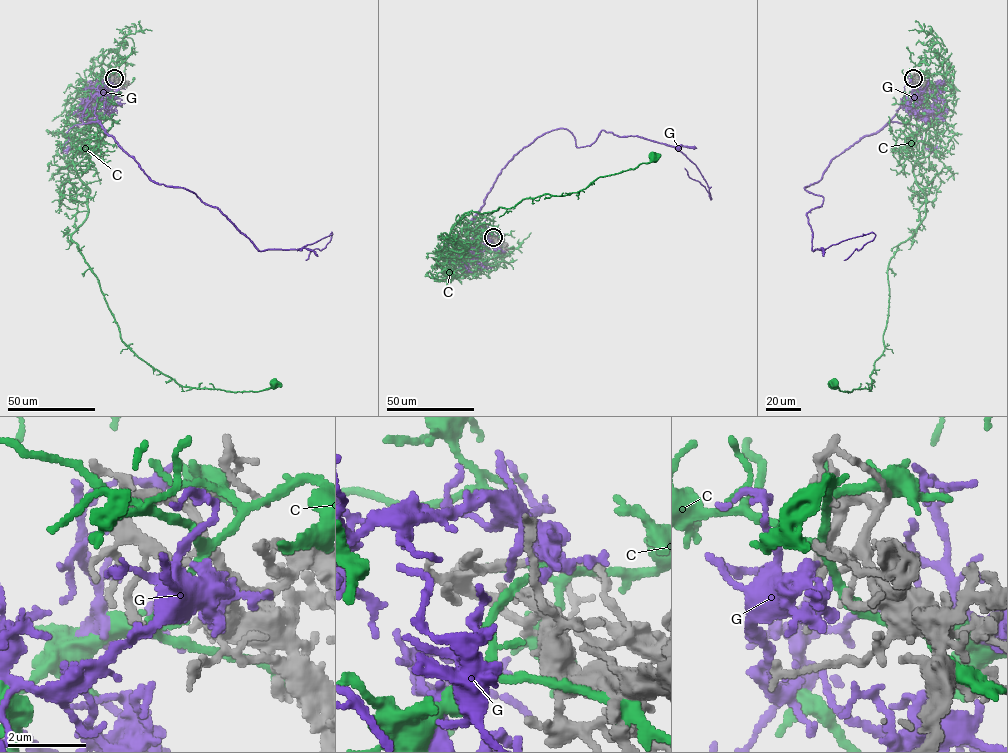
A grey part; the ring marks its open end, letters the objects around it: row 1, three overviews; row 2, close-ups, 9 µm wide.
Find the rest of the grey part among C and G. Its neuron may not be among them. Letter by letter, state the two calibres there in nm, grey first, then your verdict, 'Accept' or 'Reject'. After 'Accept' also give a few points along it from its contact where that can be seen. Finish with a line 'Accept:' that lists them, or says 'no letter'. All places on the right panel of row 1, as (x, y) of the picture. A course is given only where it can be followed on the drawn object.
C: Thickness 240 nm (grey) against 240 nm. Reject
G: Thickness 200 nm (grey) against 240 nm. Accept. Its course: (913, 78), (915, 92), (895, 115), (804, 187), (823, 197), (806, 214), (813, 250), (874, 234), (844, 260)
Accept: G

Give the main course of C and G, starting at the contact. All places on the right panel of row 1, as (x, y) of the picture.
C: (914, 80), (944, 79), (913, 167), (925, 216), (888, 263), (884, 351), (871, 386), (849, 392), (832, 383)
G: (913, 78), (915, 92), (895, 115), (804, 187), (823, 197), (806, 214), (813, 250), (874, 234), (844, 260)

